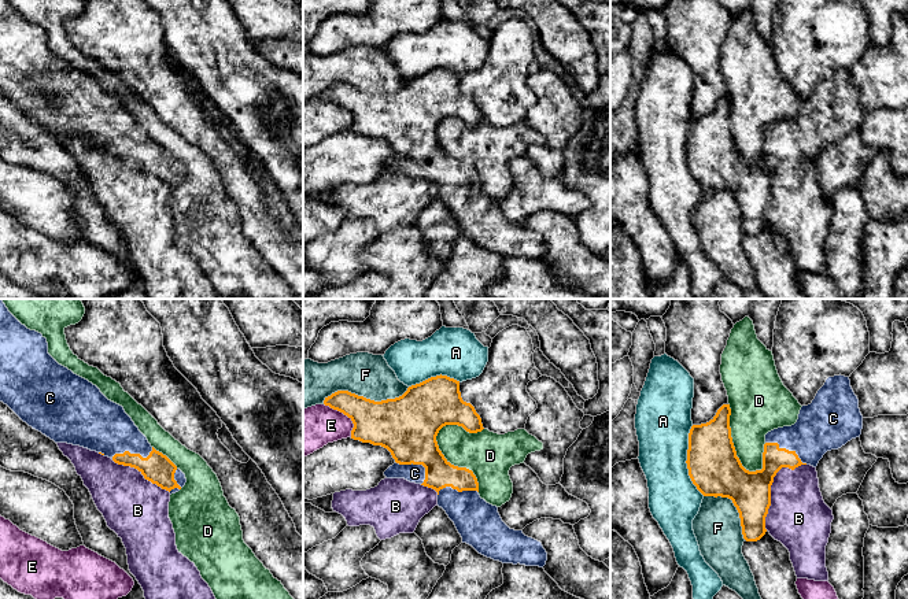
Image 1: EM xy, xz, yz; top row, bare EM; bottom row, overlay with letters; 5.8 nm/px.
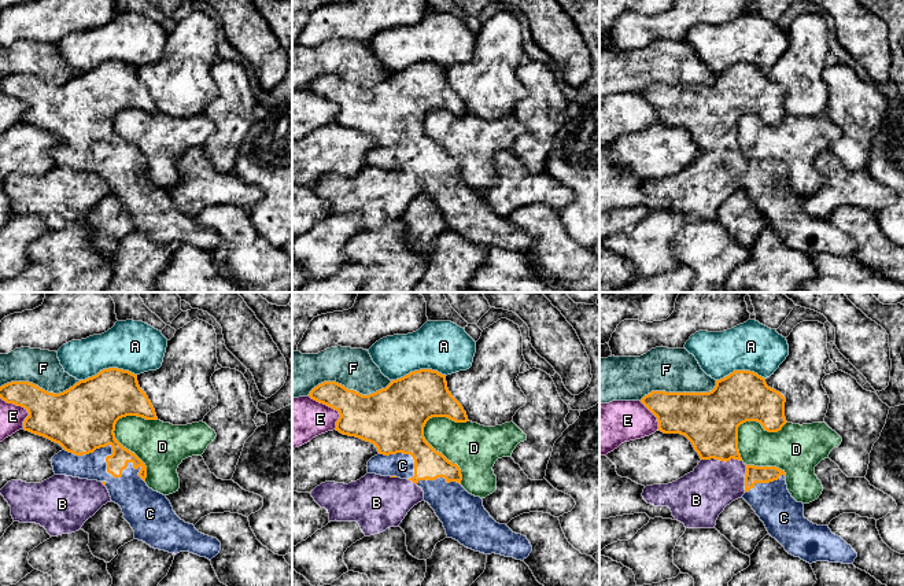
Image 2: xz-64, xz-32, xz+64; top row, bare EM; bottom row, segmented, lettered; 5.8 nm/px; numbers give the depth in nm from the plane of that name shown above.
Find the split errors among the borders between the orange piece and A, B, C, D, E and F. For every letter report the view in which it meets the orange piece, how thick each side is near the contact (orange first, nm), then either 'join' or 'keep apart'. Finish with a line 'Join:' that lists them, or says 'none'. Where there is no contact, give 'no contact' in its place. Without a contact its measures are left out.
A: yz | 300/320 nm | keep apart
B: yz | 240/360 nm | keep apart
C: yz | 140/300 nm | keep apart
D: xz | 220/280 nm | keep apart
E: xz | 260/260 nm | keep apart
F: xz | 300/260 nm | keep apart
Join: none

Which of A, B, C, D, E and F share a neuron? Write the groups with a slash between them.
A / B / C / D / E / F

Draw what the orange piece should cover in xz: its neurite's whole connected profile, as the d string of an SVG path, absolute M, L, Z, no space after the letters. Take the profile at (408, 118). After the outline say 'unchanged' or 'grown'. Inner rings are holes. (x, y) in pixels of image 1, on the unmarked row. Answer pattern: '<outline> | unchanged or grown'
M440 67L409 80L399 90L381 95L348 84L337 84L325 90L324 97L343 106L353 114L351 132L387 141L399 158L422 158L425 160L425 173L421 178L435 182L438 188L446 180L451 180L458 185L479 185L479 175L473 164L451 158L436 134L439 123L446 118L462 119L469 126L484 122L475 100L462 93L459 74Z | unchanged

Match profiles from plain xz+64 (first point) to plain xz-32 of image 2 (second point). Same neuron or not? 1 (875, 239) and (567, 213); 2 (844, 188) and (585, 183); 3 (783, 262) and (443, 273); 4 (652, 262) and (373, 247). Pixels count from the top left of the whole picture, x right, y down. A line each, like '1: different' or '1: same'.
1: different
2: different
3: same
4: different

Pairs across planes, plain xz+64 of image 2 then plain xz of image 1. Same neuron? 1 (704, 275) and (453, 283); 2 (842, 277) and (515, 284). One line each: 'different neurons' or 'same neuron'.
1: different neurons
2: same neuron

